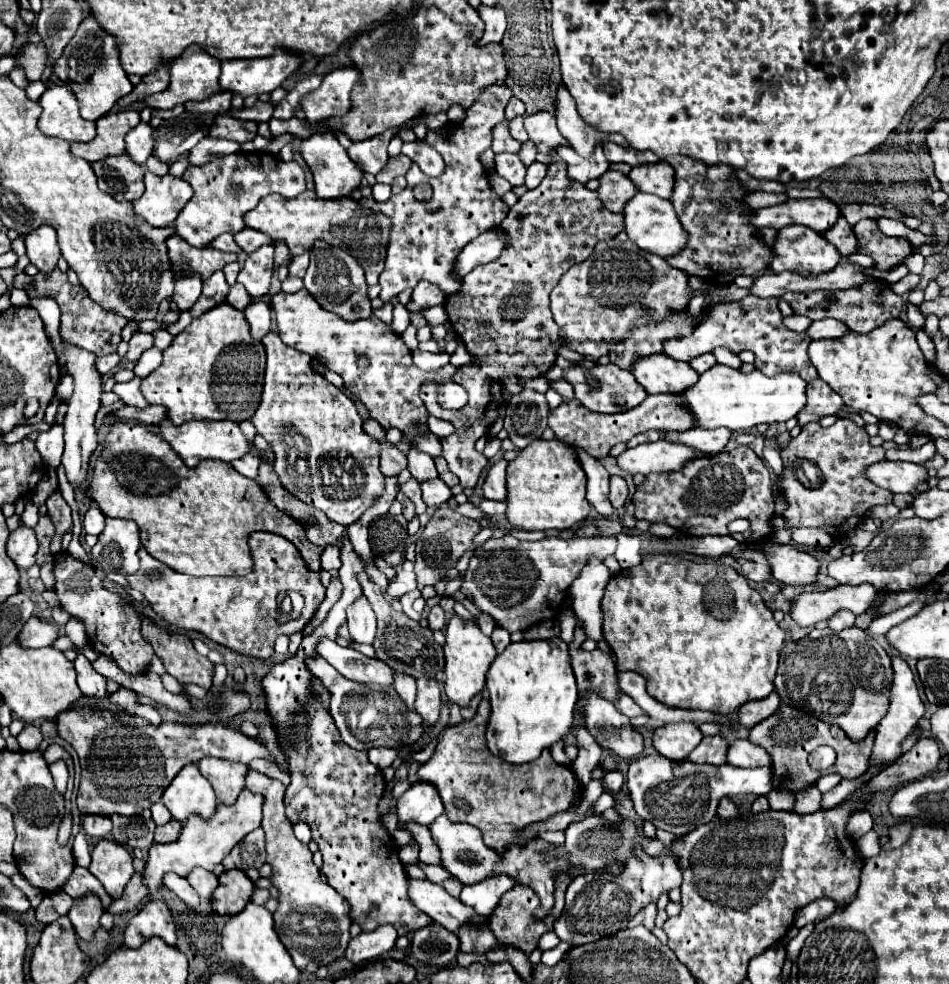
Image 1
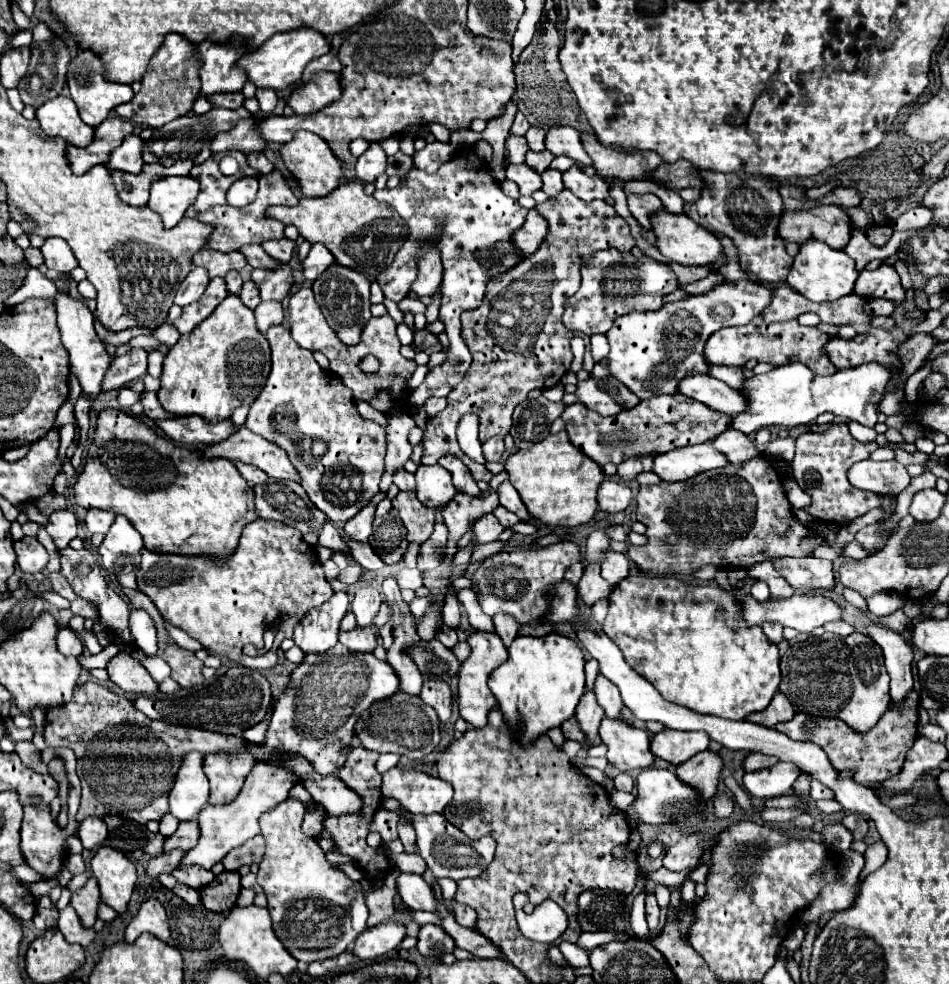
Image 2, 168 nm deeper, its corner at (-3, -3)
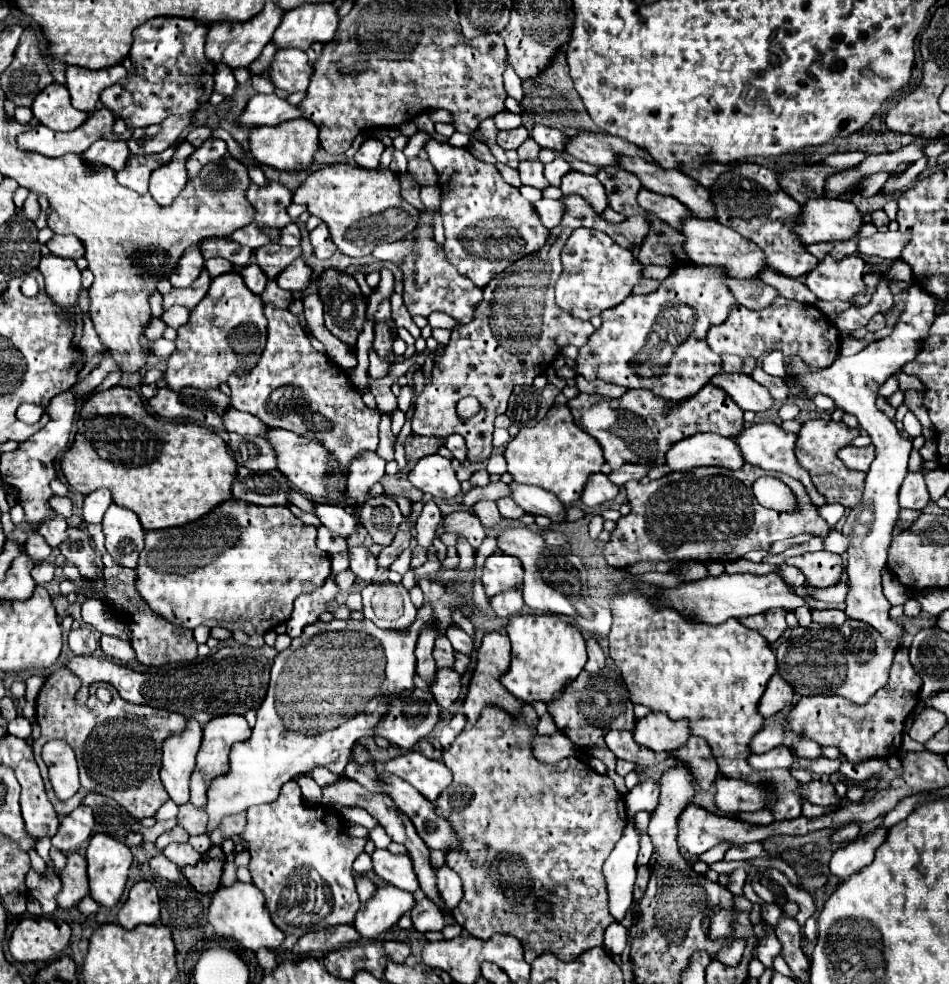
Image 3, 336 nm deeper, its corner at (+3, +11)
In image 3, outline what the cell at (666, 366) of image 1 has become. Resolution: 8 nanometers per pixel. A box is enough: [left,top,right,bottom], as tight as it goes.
[709,374,773,412]

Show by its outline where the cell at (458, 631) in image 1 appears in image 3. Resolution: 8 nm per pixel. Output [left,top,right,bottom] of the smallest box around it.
[463,632,525,724]

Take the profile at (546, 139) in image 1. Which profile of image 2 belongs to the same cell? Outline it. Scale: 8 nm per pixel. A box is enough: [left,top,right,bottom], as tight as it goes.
[547,126,593,166]

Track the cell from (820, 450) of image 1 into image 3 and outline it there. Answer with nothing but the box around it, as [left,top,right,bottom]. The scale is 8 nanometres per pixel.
[795,418,865,508]

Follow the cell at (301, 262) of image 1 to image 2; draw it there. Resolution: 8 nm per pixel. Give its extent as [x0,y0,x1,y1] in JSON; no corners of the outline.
[303,244,335,280]

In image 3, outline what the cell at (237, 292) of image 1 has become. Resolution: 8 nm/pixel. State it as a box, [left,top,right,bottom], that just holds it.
[239,264,267,294]

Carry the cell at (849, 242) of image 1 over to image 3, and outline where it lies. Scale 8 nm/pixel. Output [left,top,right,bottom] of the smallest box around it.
[859,232,909,260]

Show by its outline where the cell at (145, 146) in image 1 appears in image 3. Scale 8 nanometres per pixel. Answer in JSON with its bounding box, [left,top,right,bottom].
[83,140,129,170]

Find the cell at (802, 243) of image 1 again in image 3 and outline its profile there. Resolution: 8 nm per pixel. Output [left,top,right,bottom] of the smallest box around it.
[805,254,865,302]

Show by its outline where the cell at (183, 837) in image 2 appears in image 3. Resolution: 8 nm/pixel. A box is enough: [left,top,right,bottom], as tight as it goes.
[177,802,207,834]

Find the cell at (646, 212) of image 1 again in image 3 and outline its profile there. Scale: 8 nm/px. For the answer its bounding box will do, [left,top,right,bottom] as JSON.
[681,216,765,278]

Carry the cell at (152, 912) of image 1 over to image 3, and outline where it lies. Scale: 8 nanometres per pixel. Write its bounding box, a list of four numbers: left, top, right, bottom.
[117,882,159,930]

